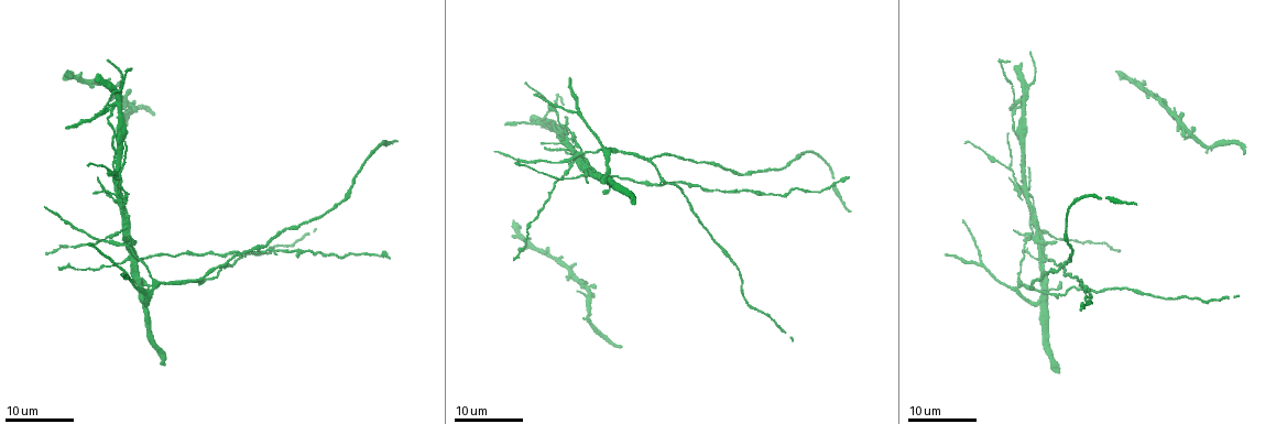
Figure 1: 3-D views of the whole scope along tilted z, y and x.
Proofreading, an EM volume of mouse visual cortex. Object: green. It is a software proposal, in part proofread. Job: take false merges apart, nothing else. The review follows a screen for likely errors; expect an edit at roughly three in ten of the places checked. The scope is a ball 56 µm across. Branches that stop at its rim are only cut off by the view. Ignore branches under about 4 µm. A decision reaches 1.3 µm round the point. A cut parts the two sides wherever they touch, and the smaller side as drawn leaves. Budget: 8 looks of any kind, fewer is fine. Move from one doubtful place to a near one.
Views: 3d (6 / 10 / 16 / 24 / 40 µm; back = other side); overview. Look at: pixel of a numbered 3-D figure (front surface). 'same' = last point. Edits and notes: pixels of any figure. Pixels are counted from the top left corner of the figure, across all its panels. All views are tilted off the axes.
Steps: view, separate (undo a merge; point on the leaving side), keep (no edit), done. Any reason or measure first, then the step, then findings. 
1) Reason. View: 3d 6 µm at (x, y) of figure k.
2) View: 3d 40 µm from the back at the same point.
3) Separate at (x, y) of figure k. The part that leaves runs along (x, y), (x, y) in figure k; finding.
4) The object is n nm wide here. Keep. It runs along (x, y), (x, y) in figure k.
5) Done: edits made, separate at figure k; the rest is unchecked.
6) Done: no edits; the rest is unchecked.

Two arms in line, one across. View: 3d 24 µm at (1018, 286) of figure 1.

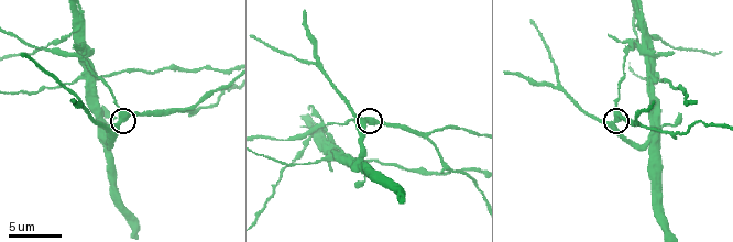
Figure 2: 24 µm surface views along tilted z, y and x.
Zoom in. View: 3d 6 µm at (121, 118) of figure 2.

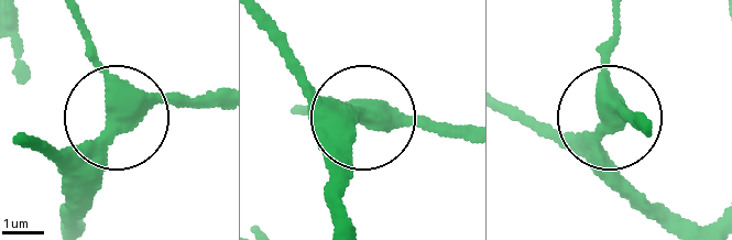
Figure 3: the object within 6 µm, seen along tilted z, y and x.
The object is 350 nm wide here. Keep. Continuous, no second cell.

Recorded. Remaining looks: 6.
A fork. View: 3d 6 µm at (181, 110) of figure 2.

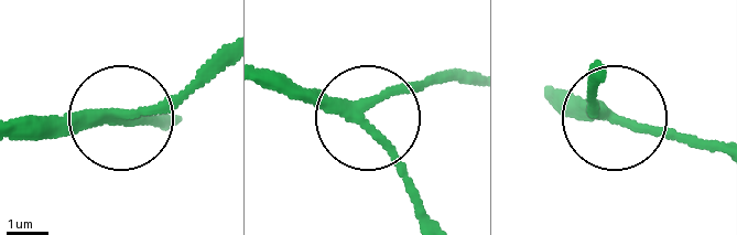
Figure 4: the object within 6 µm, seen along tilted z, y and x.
The side arm is 40 µm long. Keep. It runs along (548, 91), (619, 120), (708, 139) in figure 4; all the same cell.

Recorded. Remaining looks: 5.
Four arms meet. View: 3d 16 µm at (113, 102) of figure 1.

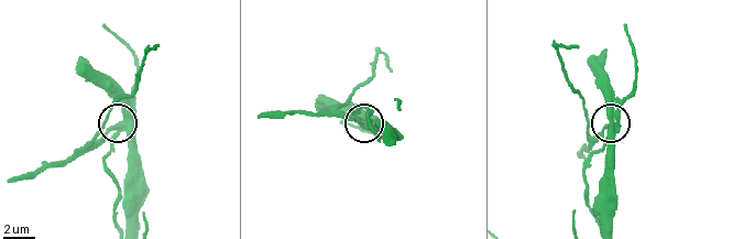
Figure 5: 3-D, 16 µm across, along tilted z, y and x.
View: 3d 6 µm at (119, 124) of figure 5.

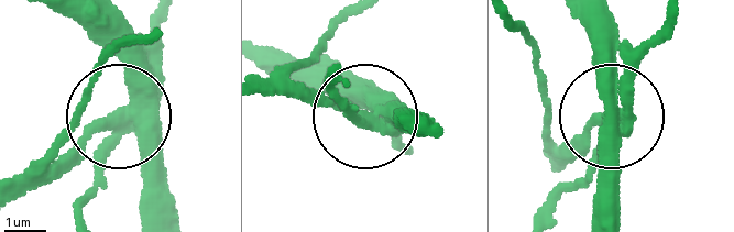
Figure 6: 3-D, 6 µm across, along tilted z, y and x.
The object is 390 nm wide here. Separate at (85, 153) of figure 6. The part that leaves runs along (122, 113), (96, 120), (59, 156), (85, 86), (138, 40) in figure 6; a second cell is stuck on.

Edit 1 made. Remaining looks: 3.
Thin arm on a thick one. View: 3d 24 µm at (120, 194) of figure 1.

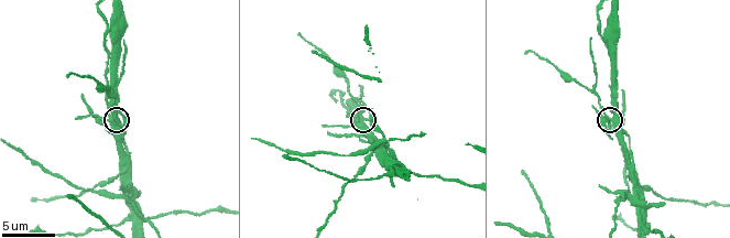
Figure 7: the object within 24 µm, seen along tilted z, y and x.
View: 3d 6 µm at (610, 120) of figure 7.

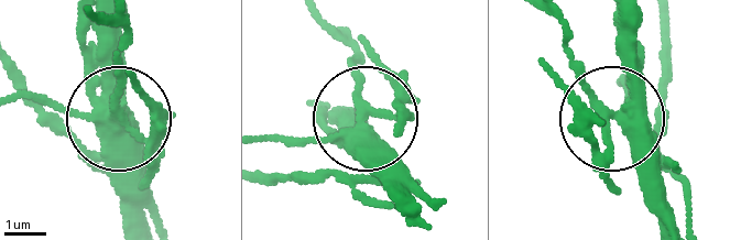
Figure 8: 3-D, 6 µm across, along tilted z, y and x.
5 arms meet here. Separate at (155, 122) of figure 8. The part that leaves runs along (107, 113), (123, 42), (99, 20) in figure 8; two cells meet here.

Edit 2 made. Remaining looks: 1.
Done: edits made, separate at figure 6, separate at figure 8; the rest is unchecked.

